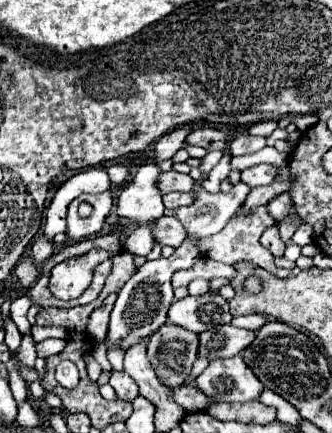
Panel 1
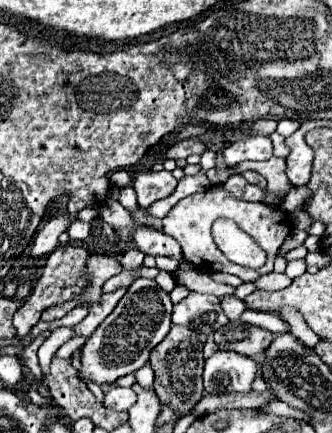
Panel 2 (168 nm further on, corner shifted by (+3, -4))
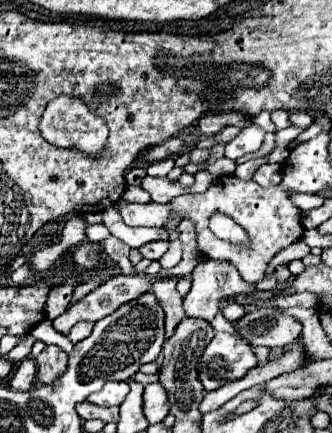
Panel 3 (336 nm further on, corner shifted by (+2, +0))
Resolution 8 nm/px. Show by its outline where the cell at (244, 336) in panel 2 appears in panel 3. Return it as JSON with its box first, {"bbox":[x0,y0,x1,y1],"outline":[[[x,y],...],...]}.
{"bbox":[234,308,302,348],"outline":[[[262,308],[242,316],[234,328],[238,336],[244,338],[250,346],[282,348],[300,336],[302,324],[270,308]]]}

